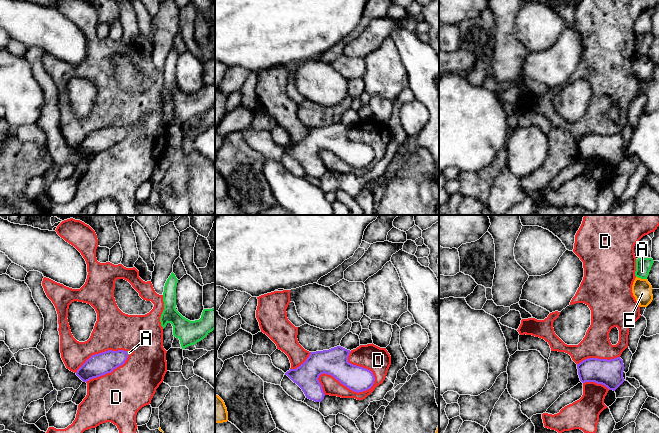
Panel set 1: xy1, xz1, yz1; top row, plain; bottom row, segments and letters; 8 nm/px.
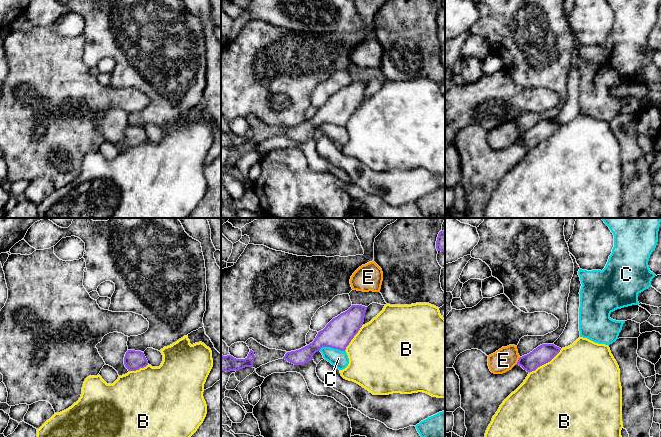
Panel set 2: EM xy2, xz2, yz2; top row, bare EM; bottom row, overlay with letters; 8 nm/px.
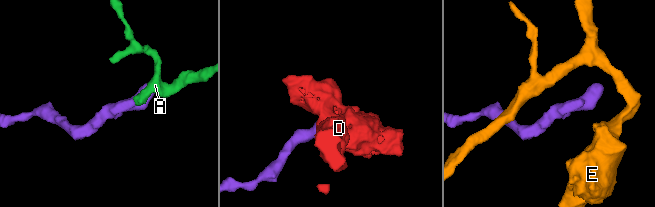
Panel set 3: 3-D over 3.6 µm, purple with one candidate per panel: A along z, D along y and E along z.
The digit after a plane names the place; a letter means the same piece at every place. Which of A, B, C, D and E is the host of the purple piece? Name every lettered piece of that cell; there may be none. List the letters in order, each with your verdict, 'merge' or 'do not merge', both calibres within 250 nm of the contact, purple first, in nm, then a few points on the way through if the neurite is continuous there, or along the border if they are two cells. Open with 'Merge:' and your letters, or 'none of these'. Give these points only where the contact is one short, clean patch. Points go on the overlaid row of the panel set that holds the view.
Merge: A
A: merge; 180 nm thick on the purple side, 30 nm on the other
B: do not merge; 150 nm thick on the purple side, 500 nm on the other
C: do not merge; 240 nm thick on the purple side, 140 nm on the other; border along xz2 (319, 349), (322, 347), (333, 347), (344, 351)
D: do not merge; 220 nm thick on the purple side, 140 nm on the other
E: do not merge; 150 nm thick on the purple side, 190 nm on the other; border along yz2 (520, 357), (515, 364)

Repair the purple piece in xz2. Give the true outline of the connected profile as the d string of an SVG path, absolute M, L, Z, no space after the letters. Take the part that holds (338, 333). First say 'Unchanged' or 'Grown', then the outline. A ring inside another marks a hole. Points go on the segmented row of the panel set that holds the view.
Unchanged. M352 305L347 311L333 318L326 327L319 331L309 345L287 352L283 359L294 365L303 365L313 359L313 355L322 347L331 347L345 351L354 336L363 325L367 307Z

